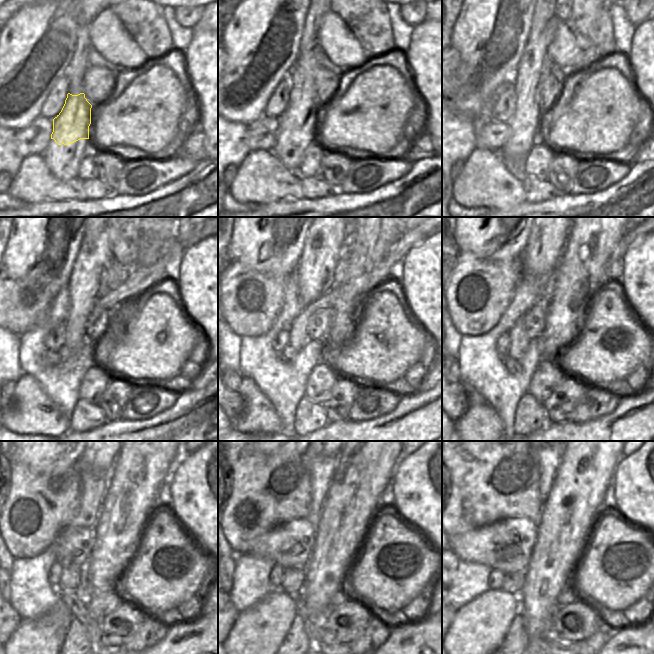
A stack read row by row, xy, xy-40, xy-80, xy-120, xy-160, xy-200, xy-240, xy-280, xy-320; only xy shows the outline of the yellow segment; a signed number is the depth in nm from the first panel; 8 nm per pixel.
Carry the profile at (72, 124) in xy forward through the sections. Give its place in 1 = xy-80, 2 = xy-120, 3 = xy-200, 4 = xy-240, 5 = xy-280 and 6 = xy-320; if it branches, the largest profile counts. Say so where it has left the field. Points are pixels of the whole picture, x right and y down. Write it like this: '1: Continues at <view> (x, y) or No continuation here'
1: Continues at xy-80 (524, 125)
2: Continues at xy-120 (75, 339)
3: Continues at xy-200 (519, 345)
4: Continues at xy-240 (70, 578)
5: Continues at xy-280 (293, 579)
6: Continues at xy-320 (513, 583)

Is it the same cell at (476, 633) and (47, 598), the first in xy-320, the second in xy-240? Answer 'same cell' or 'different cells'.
different cells

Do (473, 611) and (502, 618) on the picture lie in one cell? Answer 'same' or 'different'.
same

